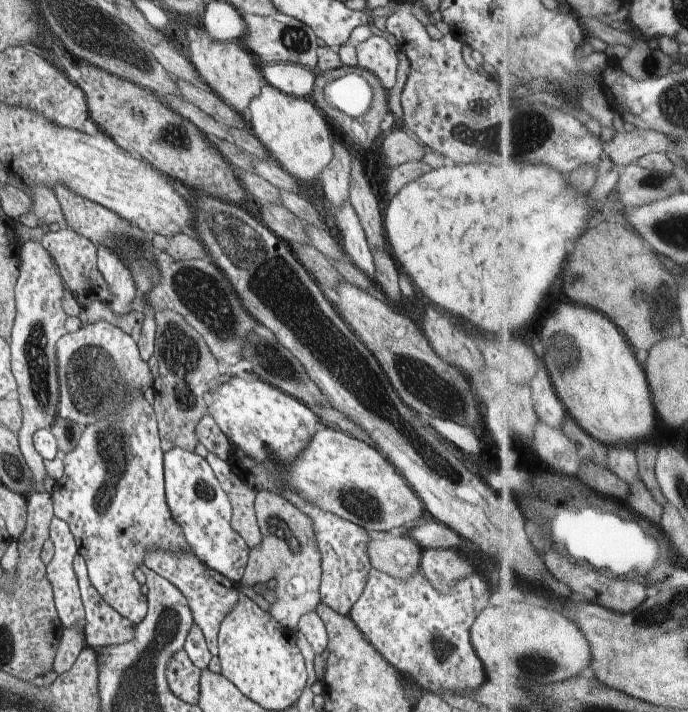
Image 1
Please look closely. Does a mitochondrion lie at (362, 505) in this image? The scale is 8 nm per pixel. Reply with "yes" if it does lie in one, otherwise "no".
yes

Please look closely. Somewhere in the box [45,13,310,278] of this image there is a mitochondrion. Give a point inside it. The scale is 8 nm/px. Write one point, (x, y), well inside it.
(173, 136)

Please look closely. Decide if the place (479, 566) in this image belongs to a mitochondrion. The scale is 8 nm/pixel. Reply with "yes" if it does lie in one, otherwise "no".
no

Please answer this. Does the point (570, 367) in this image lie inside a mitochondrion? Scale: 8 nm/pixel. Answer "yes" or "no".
yes

